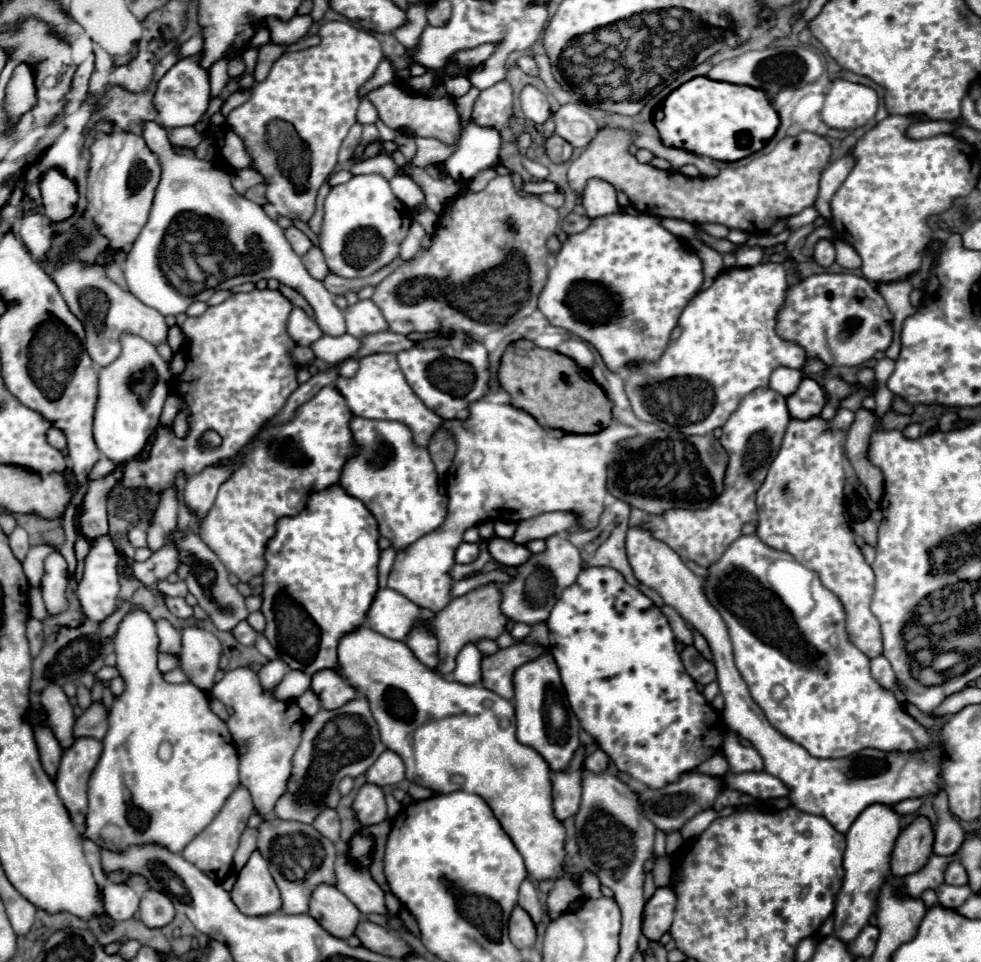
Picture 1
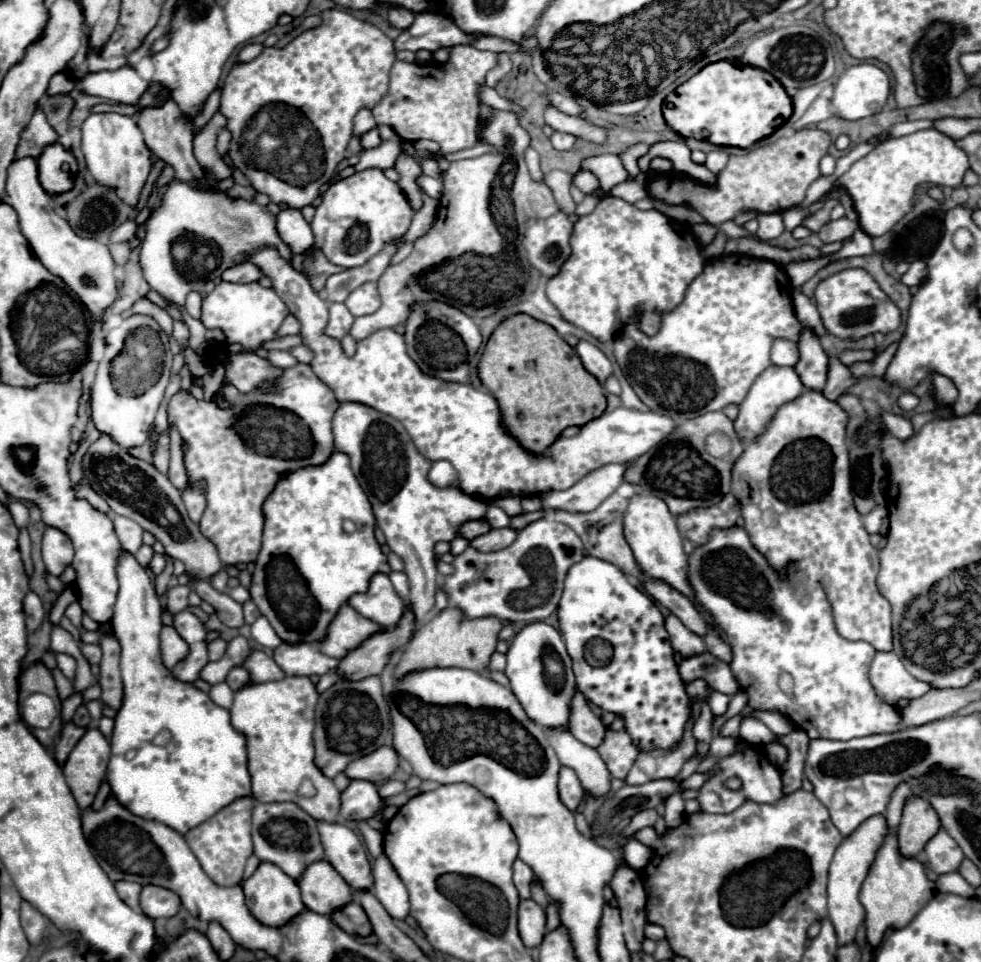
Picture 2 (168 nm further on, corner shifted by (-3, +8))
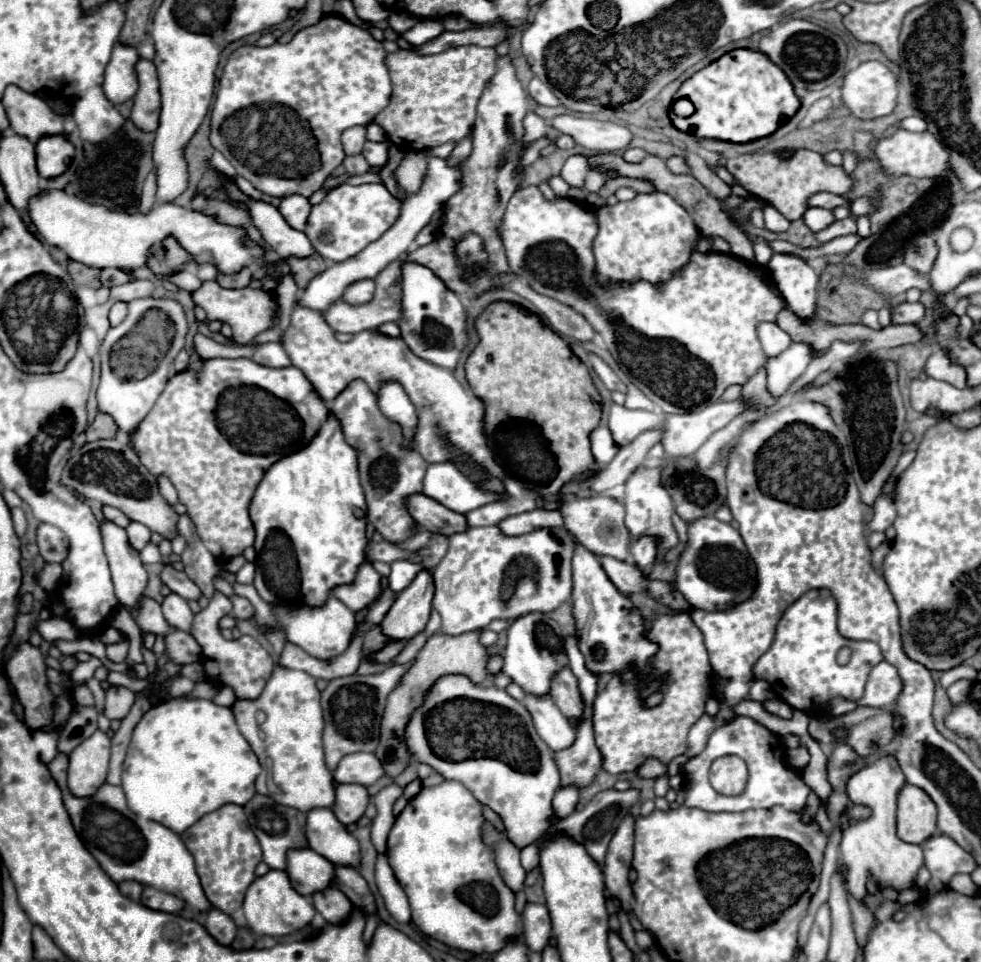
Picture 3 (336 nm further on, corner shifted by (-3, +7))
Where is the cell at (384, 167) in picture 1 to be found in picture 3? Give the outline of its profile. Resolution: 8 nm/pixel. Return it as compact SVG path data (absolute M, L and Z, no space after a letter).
M367 141L363 147L363 157L371 167L383 167L387 163L387 149L389 149L387 143Z

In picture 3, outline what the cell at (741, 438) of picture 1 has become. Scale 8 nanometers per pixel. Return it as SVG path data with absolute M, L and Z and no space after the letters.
M791 341L791 345L767 361L767 389L773 397L785 393L785 389L803 375L809 361L813 359L813 349L805 341Z

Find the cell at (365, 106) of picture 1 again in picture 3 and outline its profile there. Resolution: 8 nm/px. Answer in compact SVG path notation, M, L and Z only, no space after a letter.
M351 127L347 131L343 131L341 135L341 143L343 143L343 151L347 157L351 155L359 155L363 151L363 143L367 141L365 137L365 127Z

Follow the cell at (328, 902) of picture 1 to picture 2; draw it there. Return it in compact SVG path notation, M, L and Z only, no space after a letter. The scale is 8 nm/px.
M315 862L311 864L299 882L303 904L317 912L331 916L339 908L353 902L351 886L335 872L329 862Z

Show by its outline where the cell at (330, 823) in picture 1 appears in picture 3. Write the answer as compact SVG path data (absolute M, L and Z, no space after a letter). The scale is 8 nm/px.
M277 665L259 699L235 701L233 713L241 735L249 741L261 763L257 777L259 793L303 813L333 805L335 785L333 773L327 769L323 757L323 709L315 677Z

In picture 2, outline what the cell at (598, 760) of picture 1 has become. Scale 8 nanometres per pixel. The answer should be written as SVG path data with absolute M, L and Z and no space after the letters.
M577 692L571 702L571 734L579 742L583 742L591 748L599 748L599 744L603 744L603 736L605 736L605 726L591 712L591 708L581 692Z

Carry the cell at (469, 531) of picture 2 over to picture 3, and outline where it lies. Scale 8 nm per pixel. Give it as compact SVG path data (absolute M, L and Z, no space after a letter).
M423 493L409 495L405 499L405 505L407 505L411 517L419 523L419 527L425 527L431 533L443 533L449 537L453 533L461 533L467 529L465 515L439 505L439 501L431 499Z

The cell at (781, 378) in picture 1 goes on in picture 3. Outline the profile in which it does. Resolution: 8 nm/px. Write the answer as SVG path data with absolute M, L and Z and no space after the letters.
M761 321L757 325L757 337L759 337L761 347L763 347L767 357L779 355L791 343L791 337L783 329L779 329L779 325L777 323L769 323L769 321Z

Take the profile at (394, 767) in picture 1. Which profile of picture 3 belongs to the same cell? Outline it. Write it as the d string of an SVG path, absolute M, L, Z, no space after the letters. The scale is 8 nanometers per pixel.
M351 753L339 761L333 777L337 783L359 783L369 787L383 777L383 767L373 753Z

